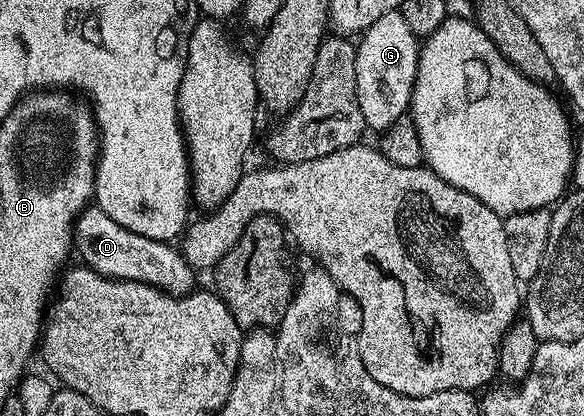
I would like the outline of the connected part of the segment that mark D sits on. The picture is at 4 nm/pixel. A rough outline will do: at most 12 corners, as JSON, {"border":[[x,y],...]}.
{"border":[[87,206],[74,221],[85,267],[176,297],[195,269],[173,243]]}

